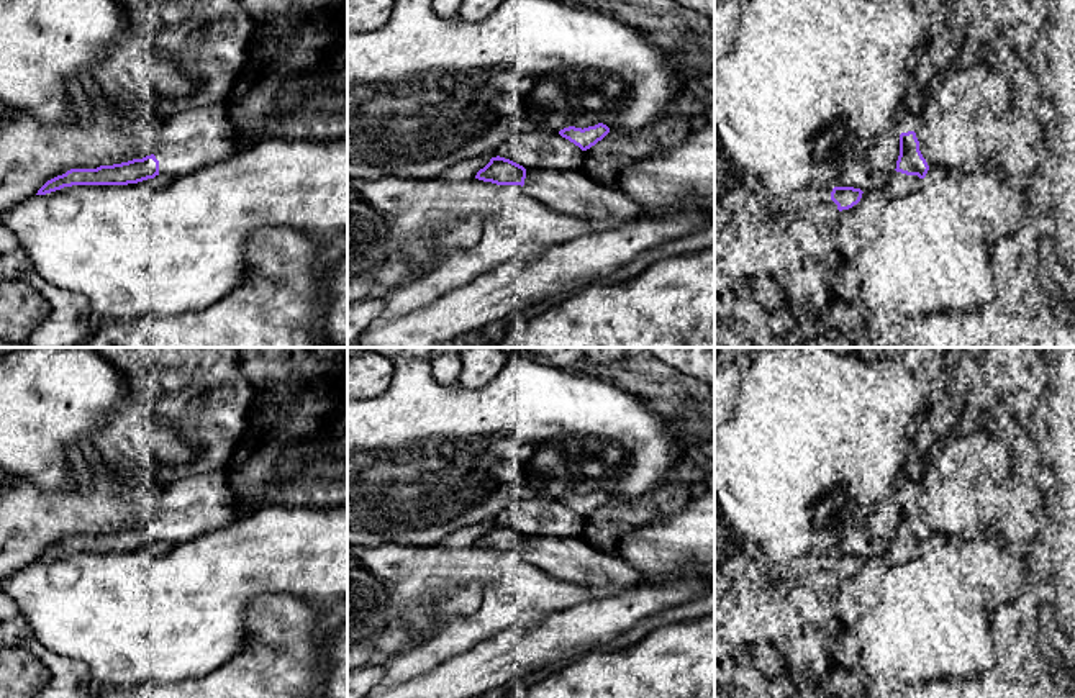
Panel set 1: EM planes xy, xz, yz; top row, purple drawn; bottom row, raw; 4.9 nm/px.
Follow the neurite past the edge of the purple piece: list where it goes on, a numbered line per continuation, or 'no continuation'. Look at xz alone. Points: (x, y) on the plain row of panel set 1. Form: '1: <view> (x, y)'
1: xz (572, 559)

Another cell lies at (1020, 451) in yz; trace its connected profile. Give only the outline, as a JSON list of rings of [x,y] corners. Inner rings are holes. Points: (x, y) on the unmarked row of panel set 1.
[[[998,405],[983,408],[982,429],[1001,447],[1008,460],[1009,482],[1029,482],[1037,467],[1037,449],[1026,424],[1009,418]]]

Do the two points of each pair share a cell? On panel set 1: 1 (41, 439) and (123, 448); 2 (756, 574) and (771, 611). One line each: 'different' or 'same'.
1: different
2: different

